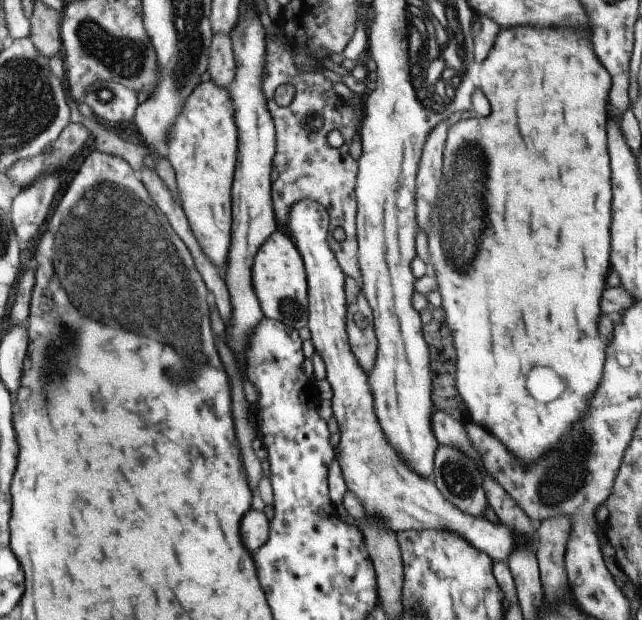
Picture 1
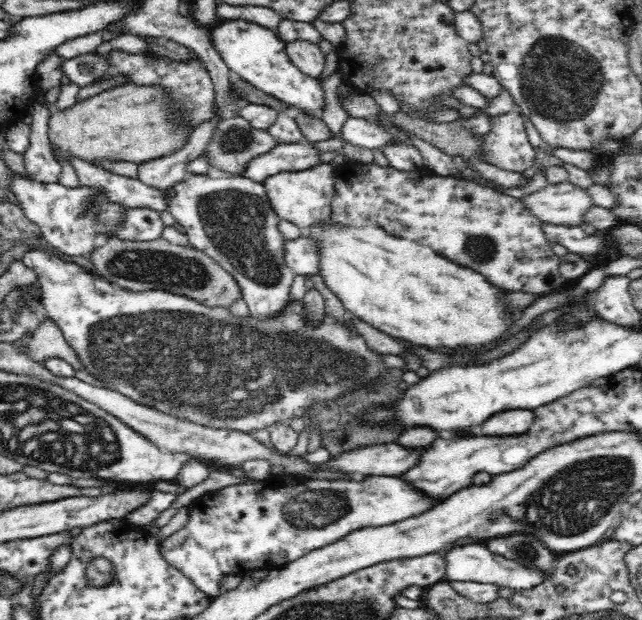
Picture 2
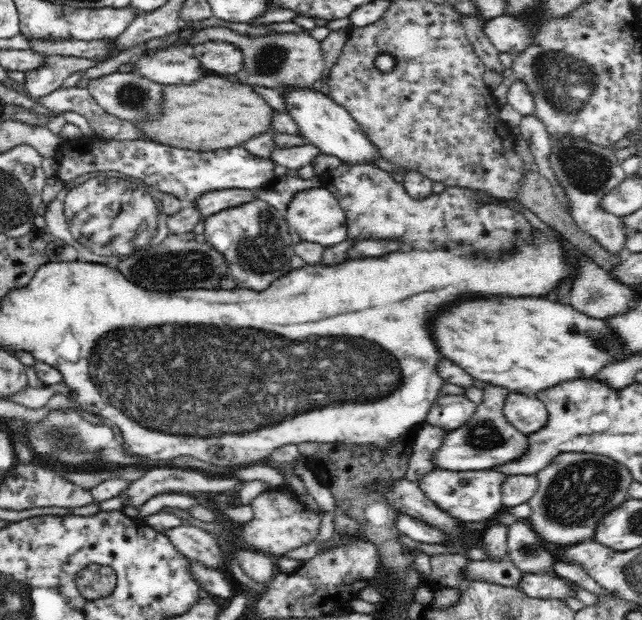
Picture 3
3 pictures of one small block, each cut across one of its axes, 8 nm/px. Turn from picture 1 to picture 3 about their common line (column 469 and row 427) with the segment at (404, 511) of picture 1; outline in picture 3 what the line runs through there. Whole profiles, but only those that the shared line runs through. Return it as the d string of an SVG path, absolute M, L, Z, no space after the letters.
M508 394L503 413L514 428L526 435L540 430L548 420L544 404L536 398L528 398L522 394Z

